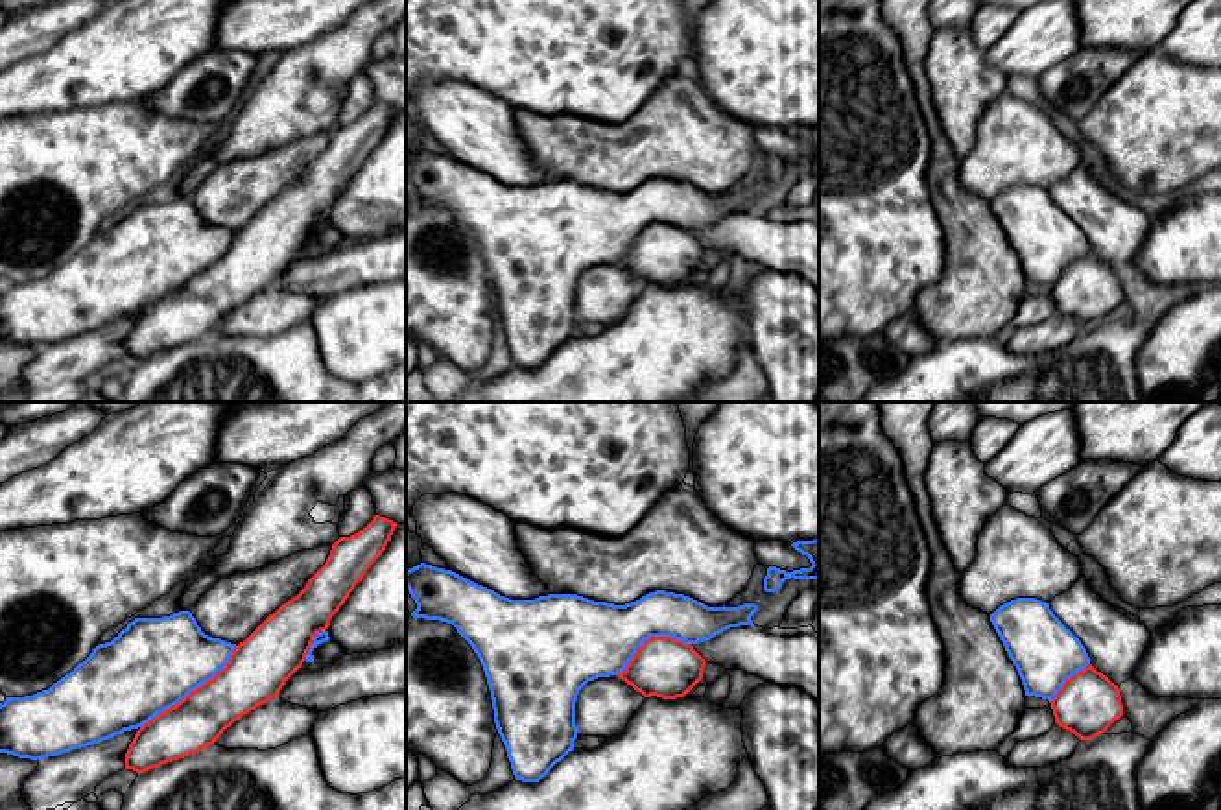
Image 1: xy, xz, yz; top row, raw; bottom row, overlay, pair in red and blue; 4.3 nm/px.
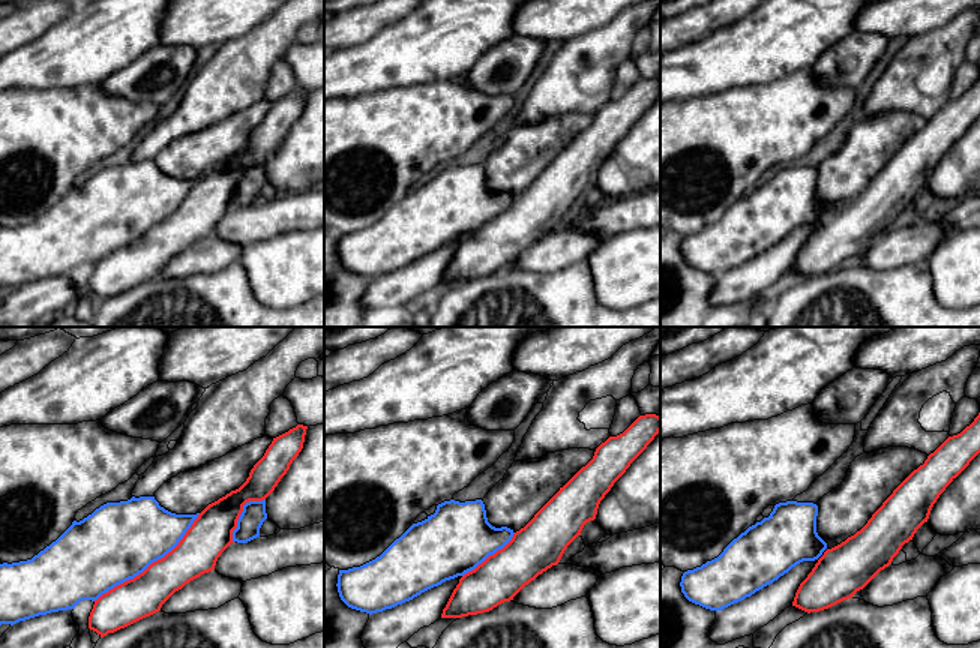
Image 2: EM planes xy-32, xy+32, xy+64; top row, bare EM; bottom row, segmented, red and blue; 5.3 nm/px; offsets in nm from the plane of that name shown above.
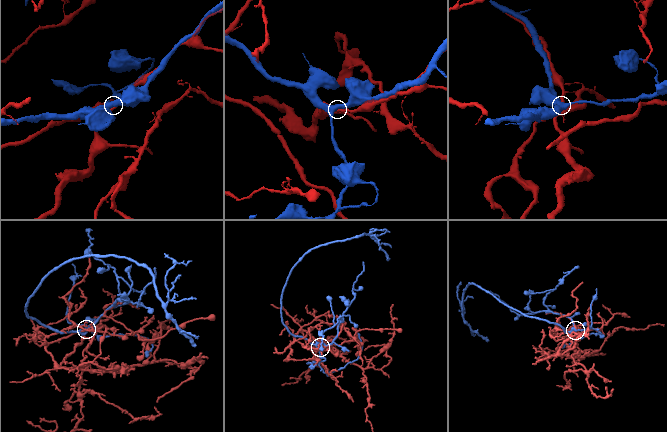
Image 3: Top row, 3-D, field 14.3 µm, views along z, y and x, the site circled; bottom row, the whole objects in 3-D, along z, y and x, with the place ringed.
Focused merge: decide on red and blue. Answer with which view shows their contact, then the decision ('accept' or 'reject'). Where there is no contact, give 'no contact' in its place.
xy | reject

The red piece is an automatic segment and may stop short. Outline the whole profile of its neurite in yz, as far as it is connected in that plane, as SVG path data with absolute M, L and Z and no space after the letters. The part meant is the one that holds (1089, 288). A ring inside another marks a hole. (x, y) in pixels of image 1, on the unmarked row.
M1092 251L1064 268L1051 286L1055 310L1079 327L1103 321L1123 303L1118 271L1097 258Z

